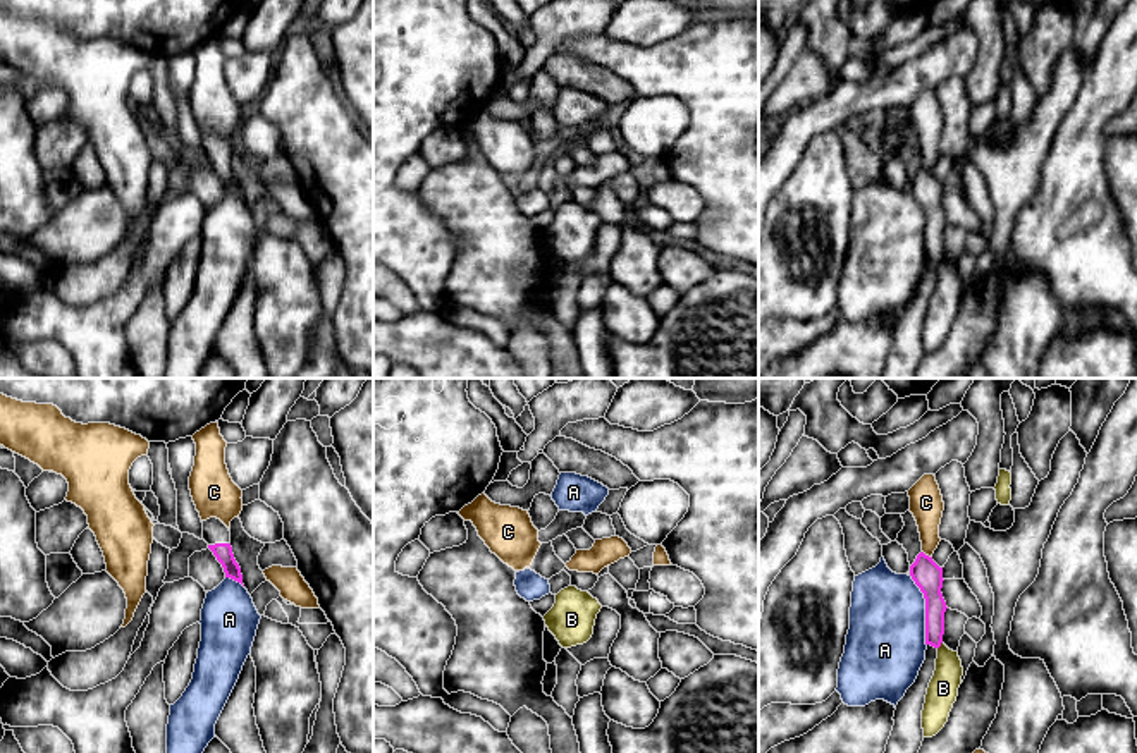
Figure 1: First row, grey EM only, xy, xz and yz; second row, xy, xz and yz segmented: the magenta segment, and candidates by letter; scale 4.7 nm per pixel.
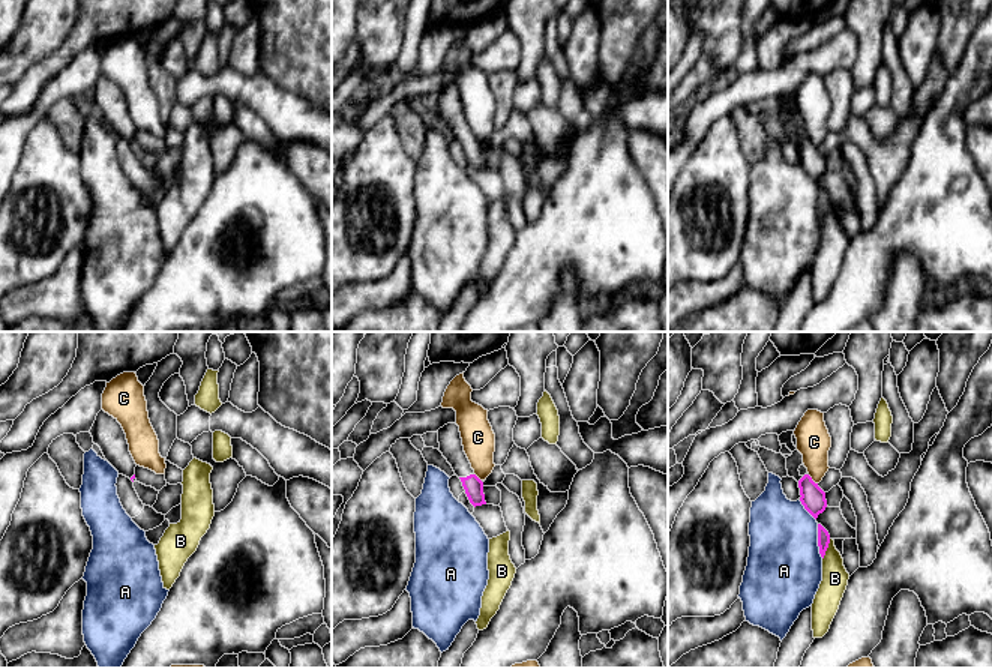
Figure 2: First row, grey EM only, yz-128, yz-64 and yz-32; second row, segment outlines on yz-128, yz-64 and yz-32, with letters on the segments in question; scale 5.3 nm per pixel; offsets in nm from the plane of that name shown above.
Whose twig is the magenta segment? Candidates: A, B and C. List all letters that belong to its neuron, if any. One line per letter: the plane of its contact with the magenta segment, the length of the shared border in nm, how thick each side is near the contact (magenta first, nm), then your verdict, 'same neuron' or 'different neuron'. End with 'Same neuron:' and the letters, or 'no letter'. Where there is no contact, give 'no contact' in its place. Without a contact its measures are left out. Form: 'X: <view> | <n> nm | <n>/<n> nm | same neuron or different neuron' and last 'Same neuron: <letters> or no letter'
A: yz | 340 nm | 140/360 nm | different neuron
B: yz | 40 nm | 100/140 nm | different neuron
C: yz | 60 nm | 140/160 nm | different neuron
Same neuron: no letter

